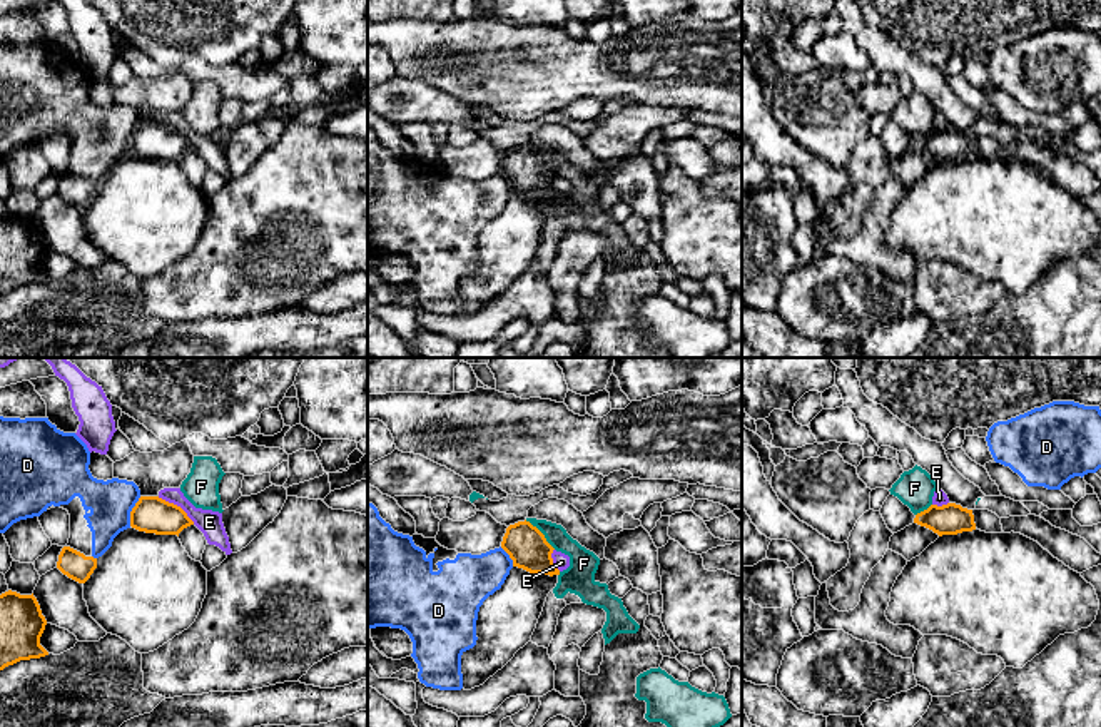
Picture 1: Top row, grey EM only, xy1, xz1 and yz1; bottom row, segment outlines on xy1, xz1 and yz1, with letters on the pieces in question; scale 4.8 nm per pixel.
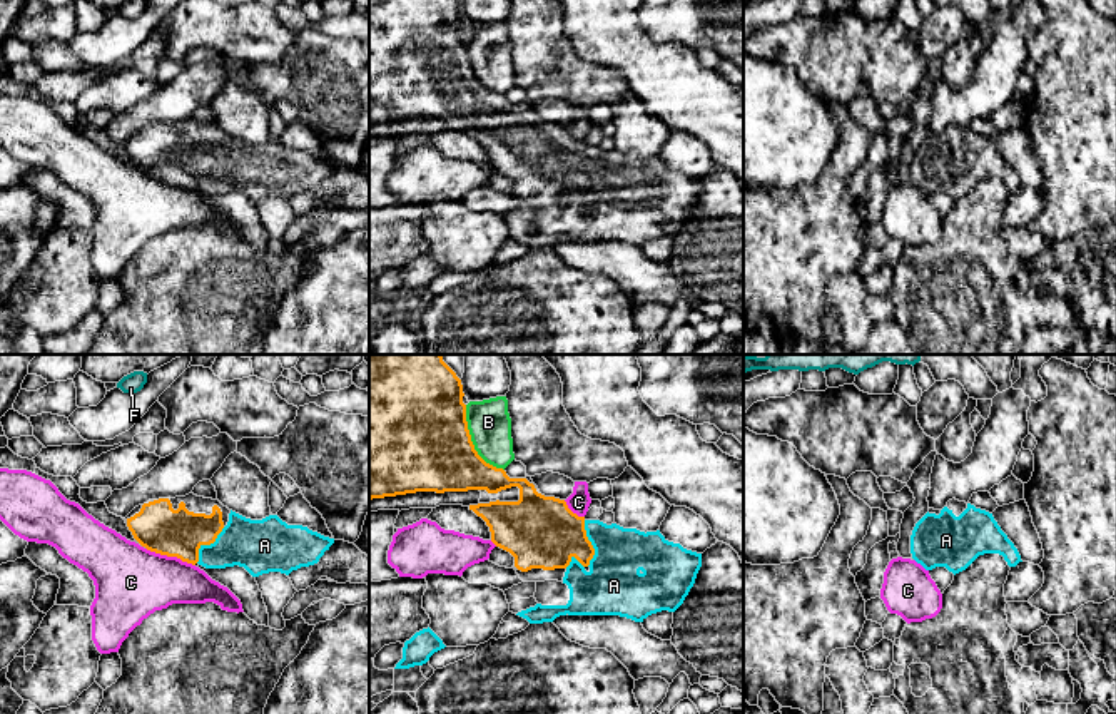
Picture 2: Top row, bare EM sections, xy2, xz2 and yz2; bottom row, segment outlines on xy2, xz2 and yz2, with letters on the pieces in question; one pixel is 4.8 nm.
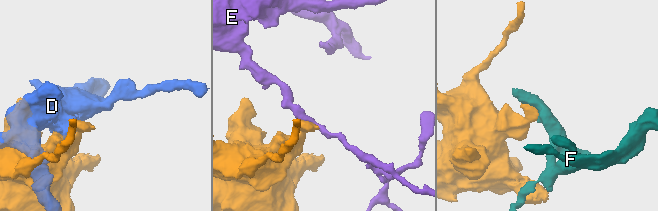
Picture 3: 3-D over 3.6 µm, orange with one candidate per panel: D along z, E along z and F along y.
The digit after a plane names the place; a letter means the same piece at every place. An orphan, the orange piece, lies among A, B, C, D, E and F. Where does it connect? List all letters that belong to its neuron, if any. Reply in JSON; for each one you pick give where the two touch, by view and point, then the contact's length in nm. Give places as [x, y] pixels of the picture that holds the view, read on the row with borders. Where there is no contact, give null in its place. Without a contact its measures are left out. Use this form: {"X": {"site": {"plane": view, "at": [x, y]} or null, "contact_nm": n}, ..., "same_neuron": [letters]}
{"A": {"site": {"plane": "xy2", "at": [206, 544]}, "contact_nm": 220}, "same_neuron": ["A"]}

